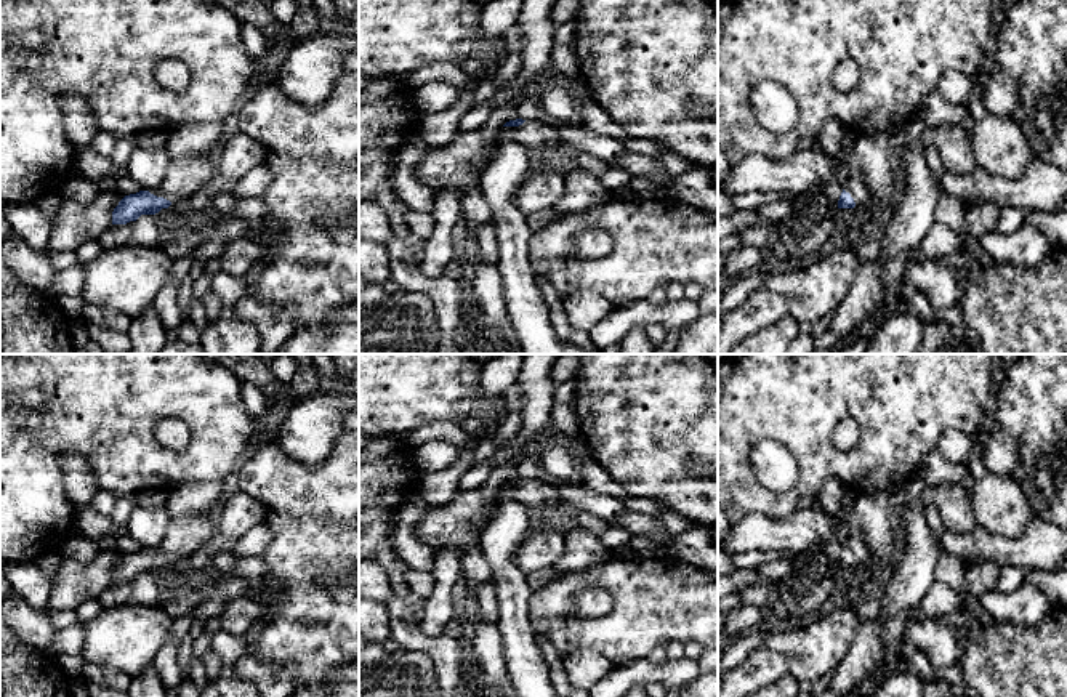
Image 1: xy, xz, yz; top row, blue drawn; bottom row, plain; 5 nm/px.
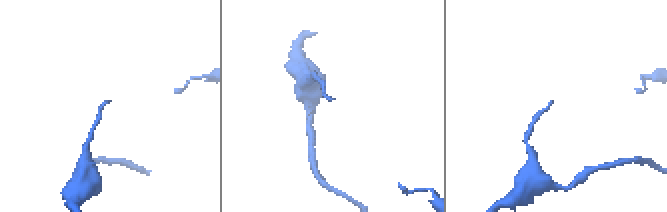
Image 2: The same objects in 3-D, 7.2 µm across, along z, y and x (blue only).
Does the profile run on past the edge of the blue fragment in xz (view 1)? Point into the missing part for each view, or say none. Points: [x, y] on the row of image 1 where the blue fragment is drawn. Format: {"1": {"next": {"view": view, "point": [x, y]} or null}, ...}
{"1": {"next": {"view": "xz", "point": [540, 133]}}}

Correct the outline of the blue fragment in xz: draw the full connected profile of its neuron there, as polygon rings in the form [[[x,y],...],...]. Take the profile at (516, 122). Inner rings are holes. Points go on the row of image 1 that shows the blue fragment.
[[[545,117],[527,122],[516,119],[506,122],[503,127],[509,128],[506,133],[508,139],[527,149],[558,149],[564,146],[558,127]]]

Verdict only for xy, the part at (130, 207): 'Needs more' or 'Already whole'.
Needs more

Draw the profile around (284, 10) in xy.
[[[268,0],[268,5],[276,21],[284,27],[292,22],[295,13],[300,8],[300,3],[296,0]]]

